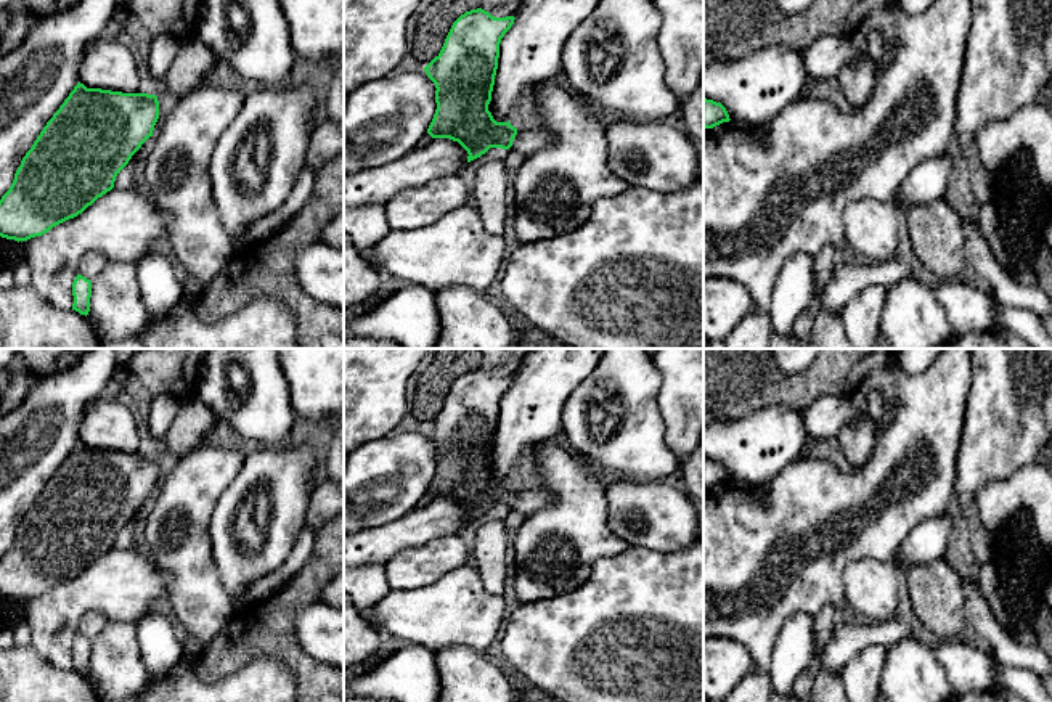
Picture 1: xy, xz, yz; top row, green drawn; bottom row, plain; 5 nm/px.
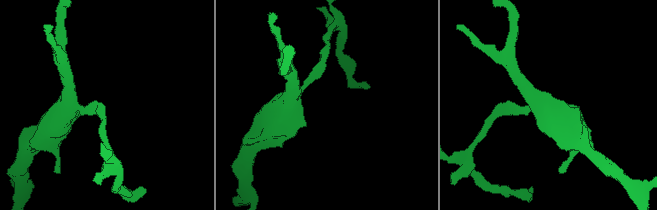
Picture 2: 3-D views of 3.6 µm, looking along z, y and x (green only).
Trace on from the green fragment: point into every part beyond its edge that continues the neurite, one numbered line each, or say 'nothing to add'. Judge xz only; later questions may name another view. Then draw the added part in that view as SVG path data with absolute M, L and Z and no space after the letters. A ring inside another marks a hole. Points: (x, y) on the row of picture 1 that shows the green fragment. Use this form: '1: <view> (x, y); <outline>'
1: xz (527, 142); M543 125L530 130L517 130L512 141L512 149L519 151L524 157L543 149L551 141L551 132Z

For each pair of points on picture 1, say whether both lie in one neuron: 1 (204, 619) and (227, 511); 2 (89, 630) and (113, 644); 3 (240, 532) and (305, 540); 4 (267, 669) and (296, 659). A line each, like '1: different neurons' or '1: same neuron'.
1: different neurons
2: different neurons
3: different neurons
4: different neurons

